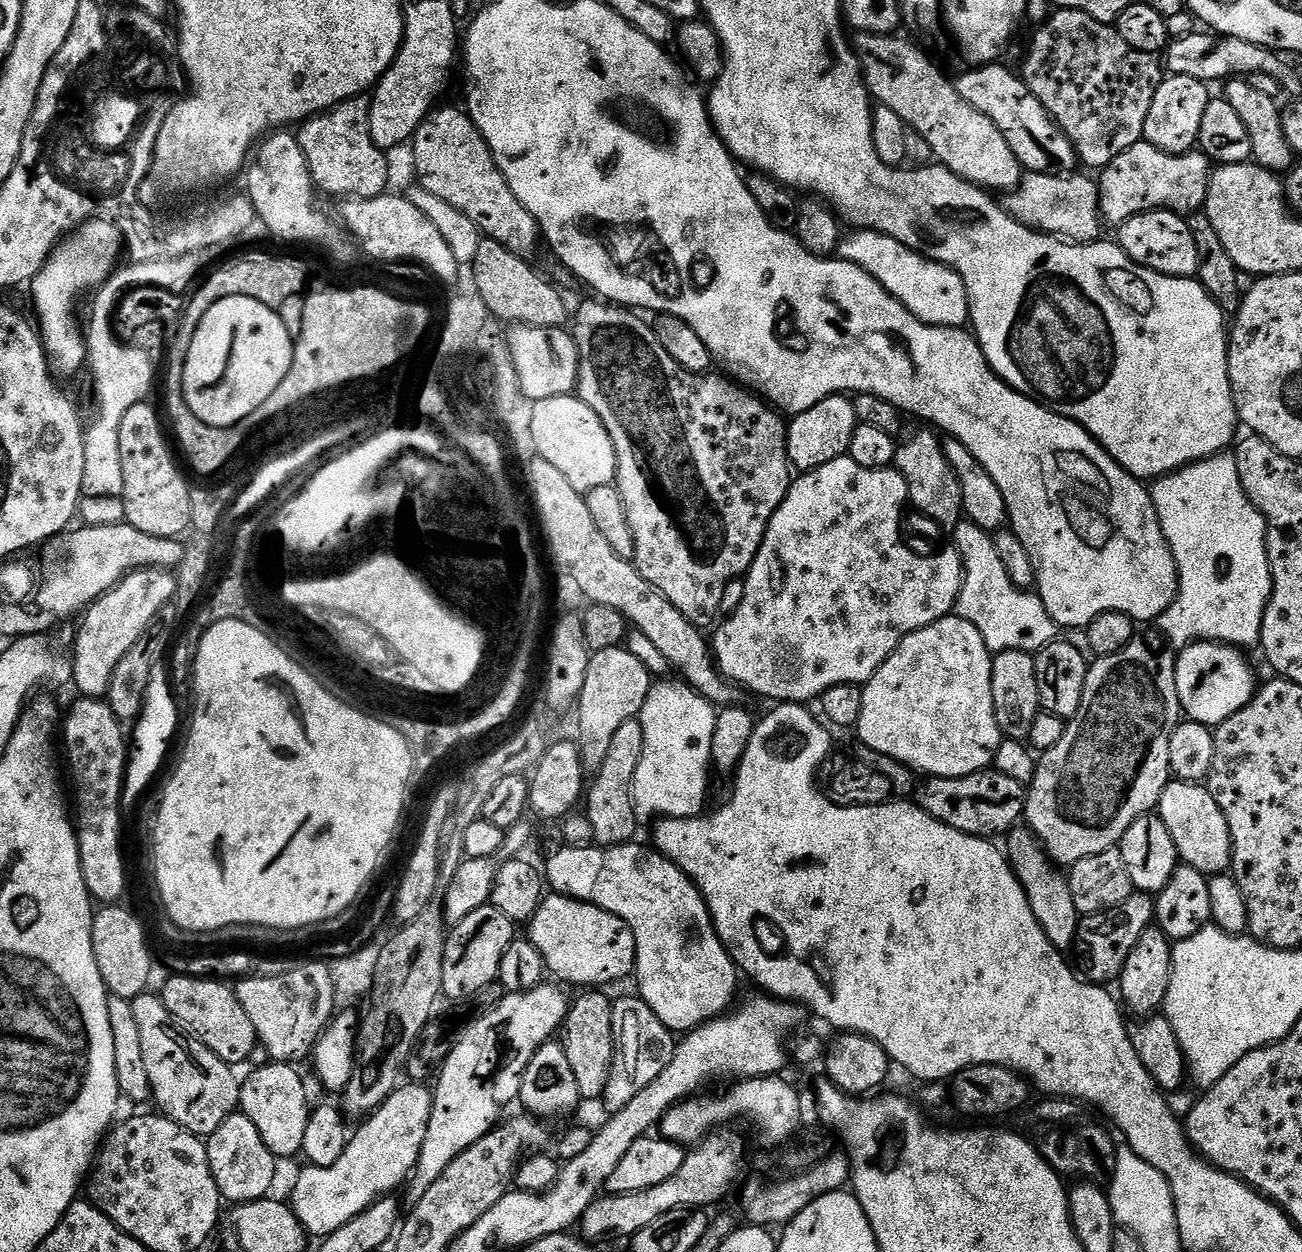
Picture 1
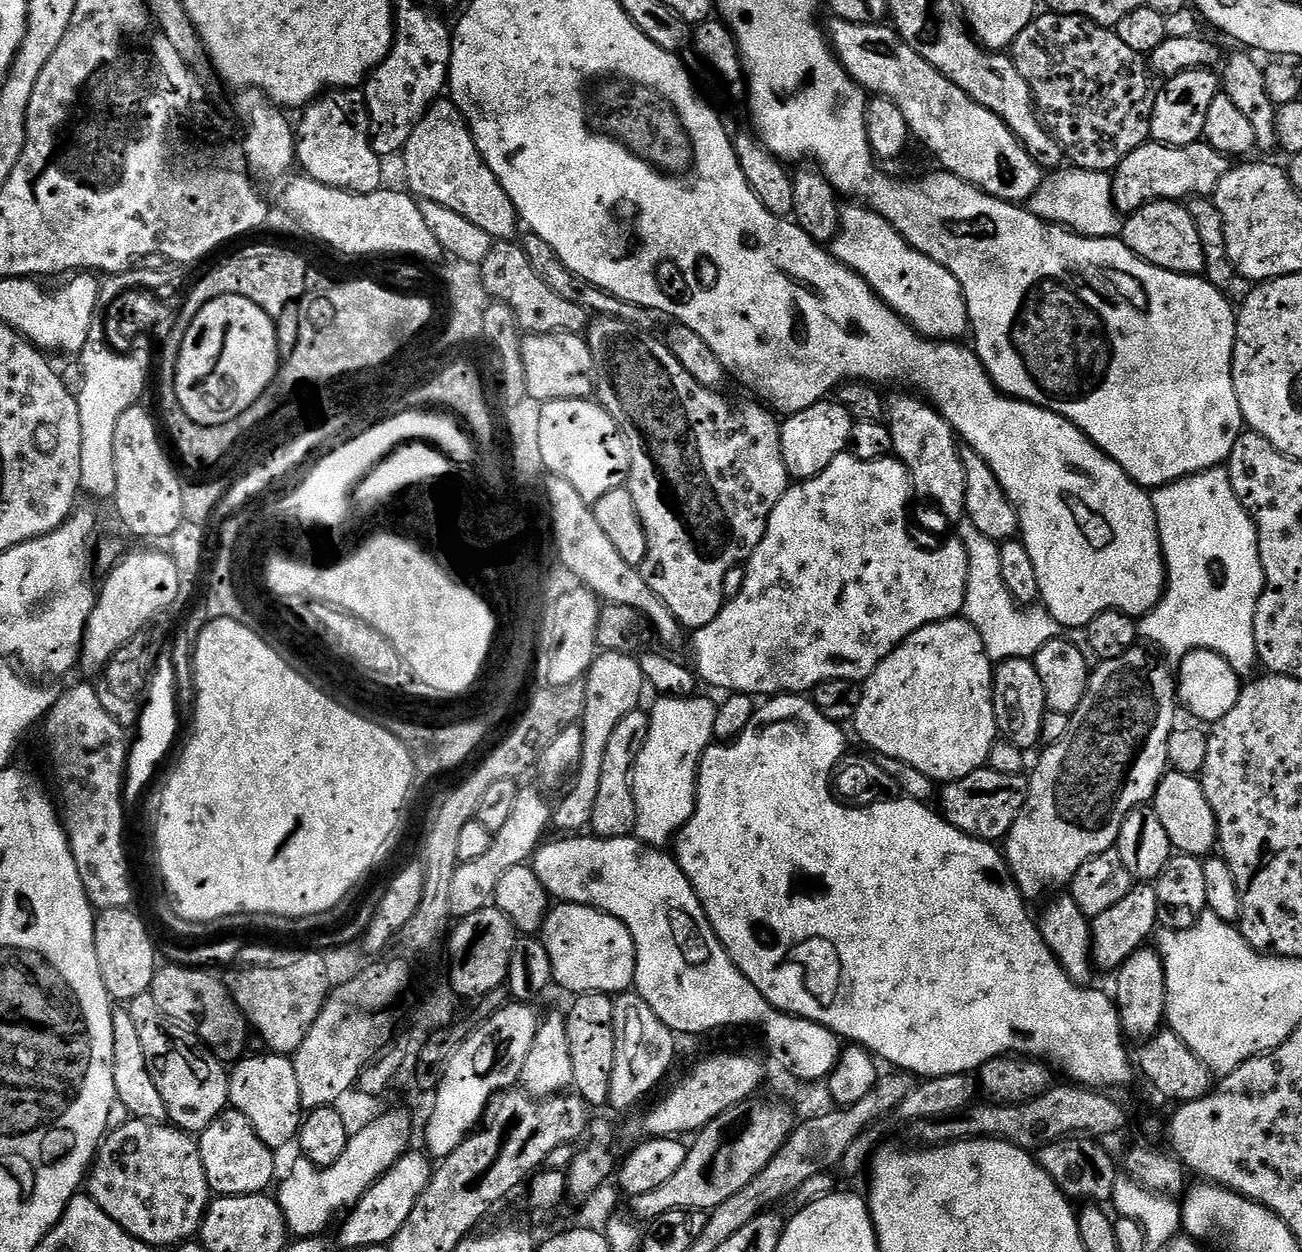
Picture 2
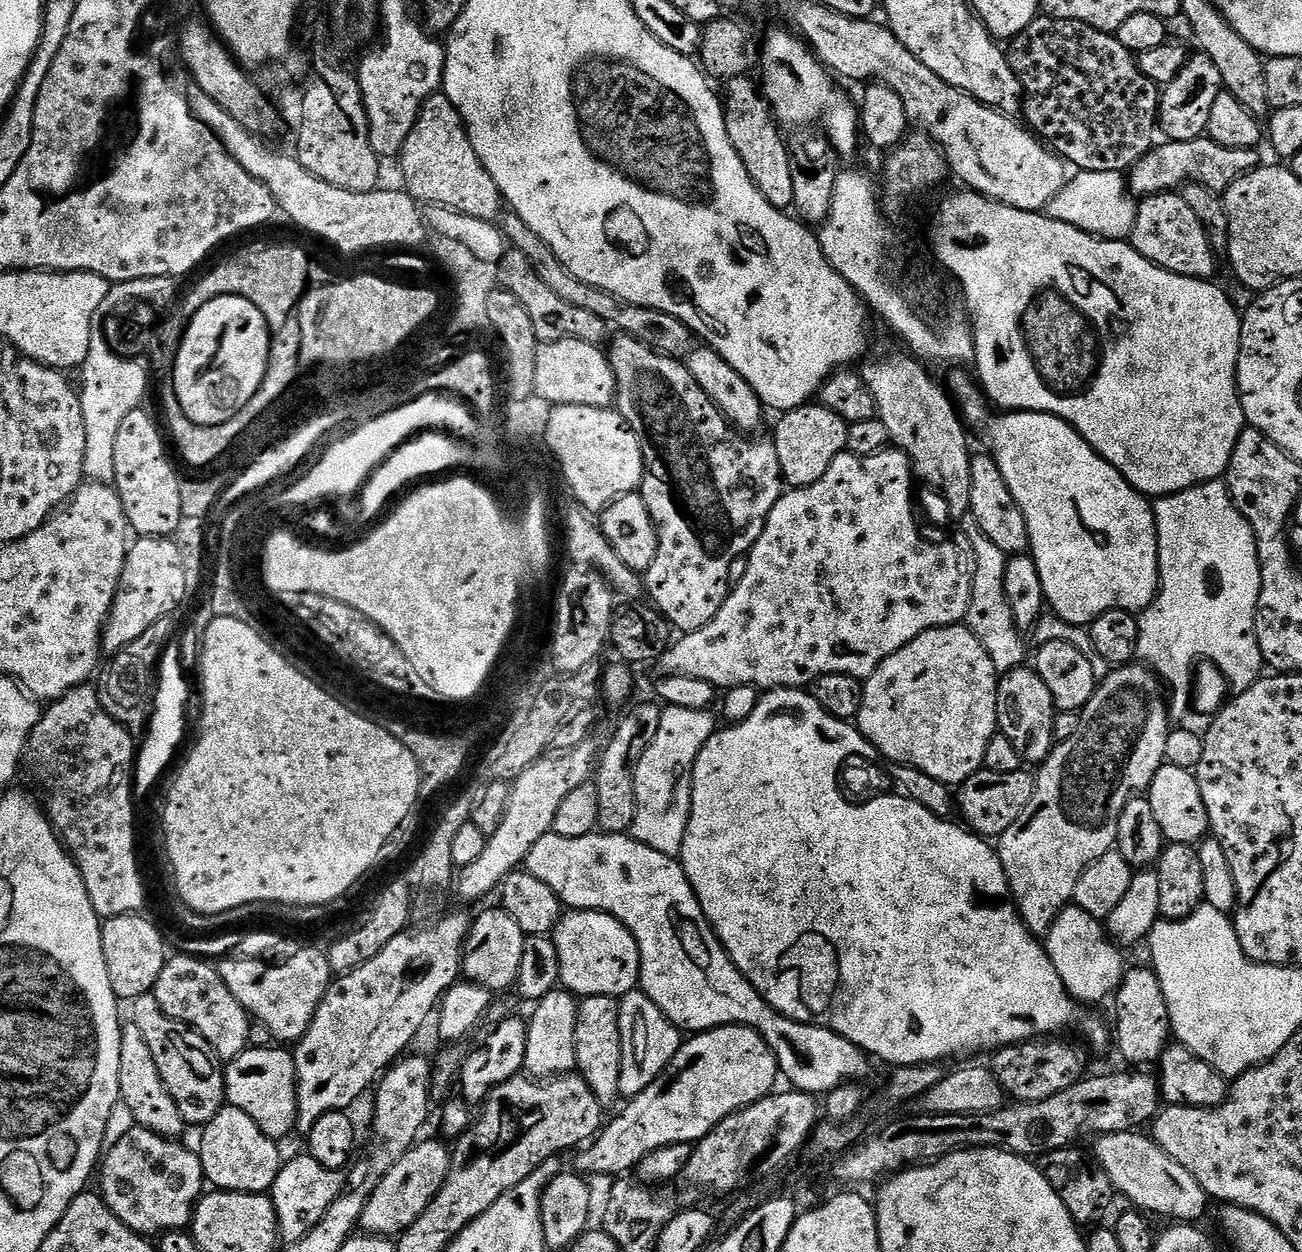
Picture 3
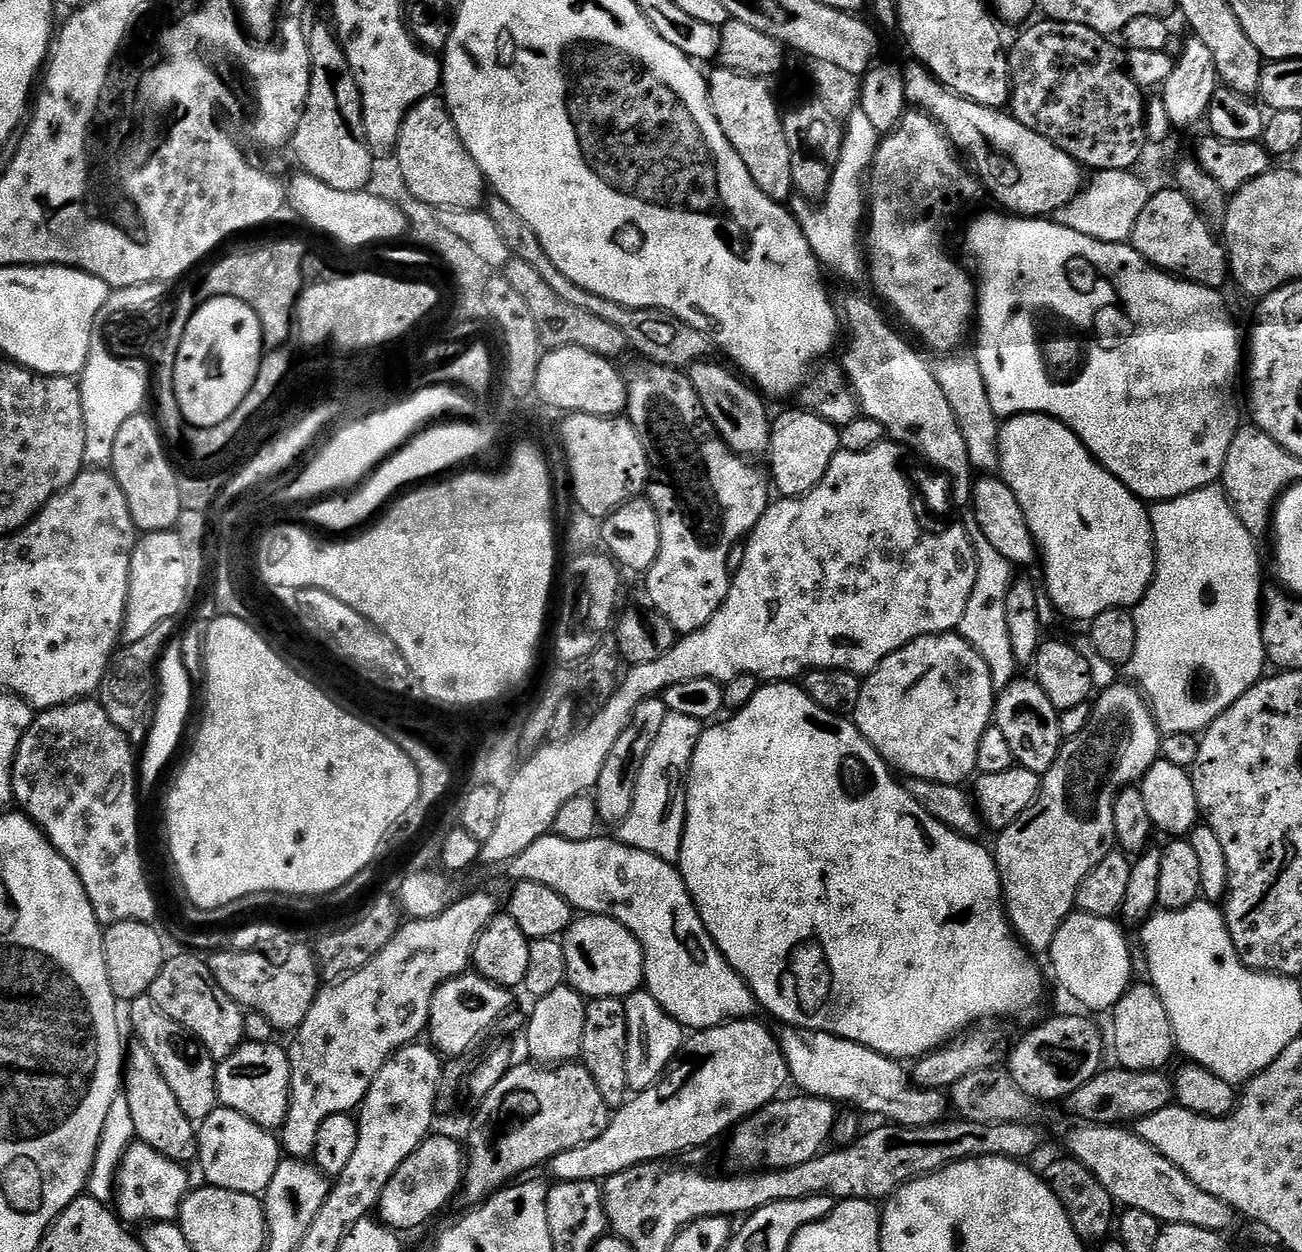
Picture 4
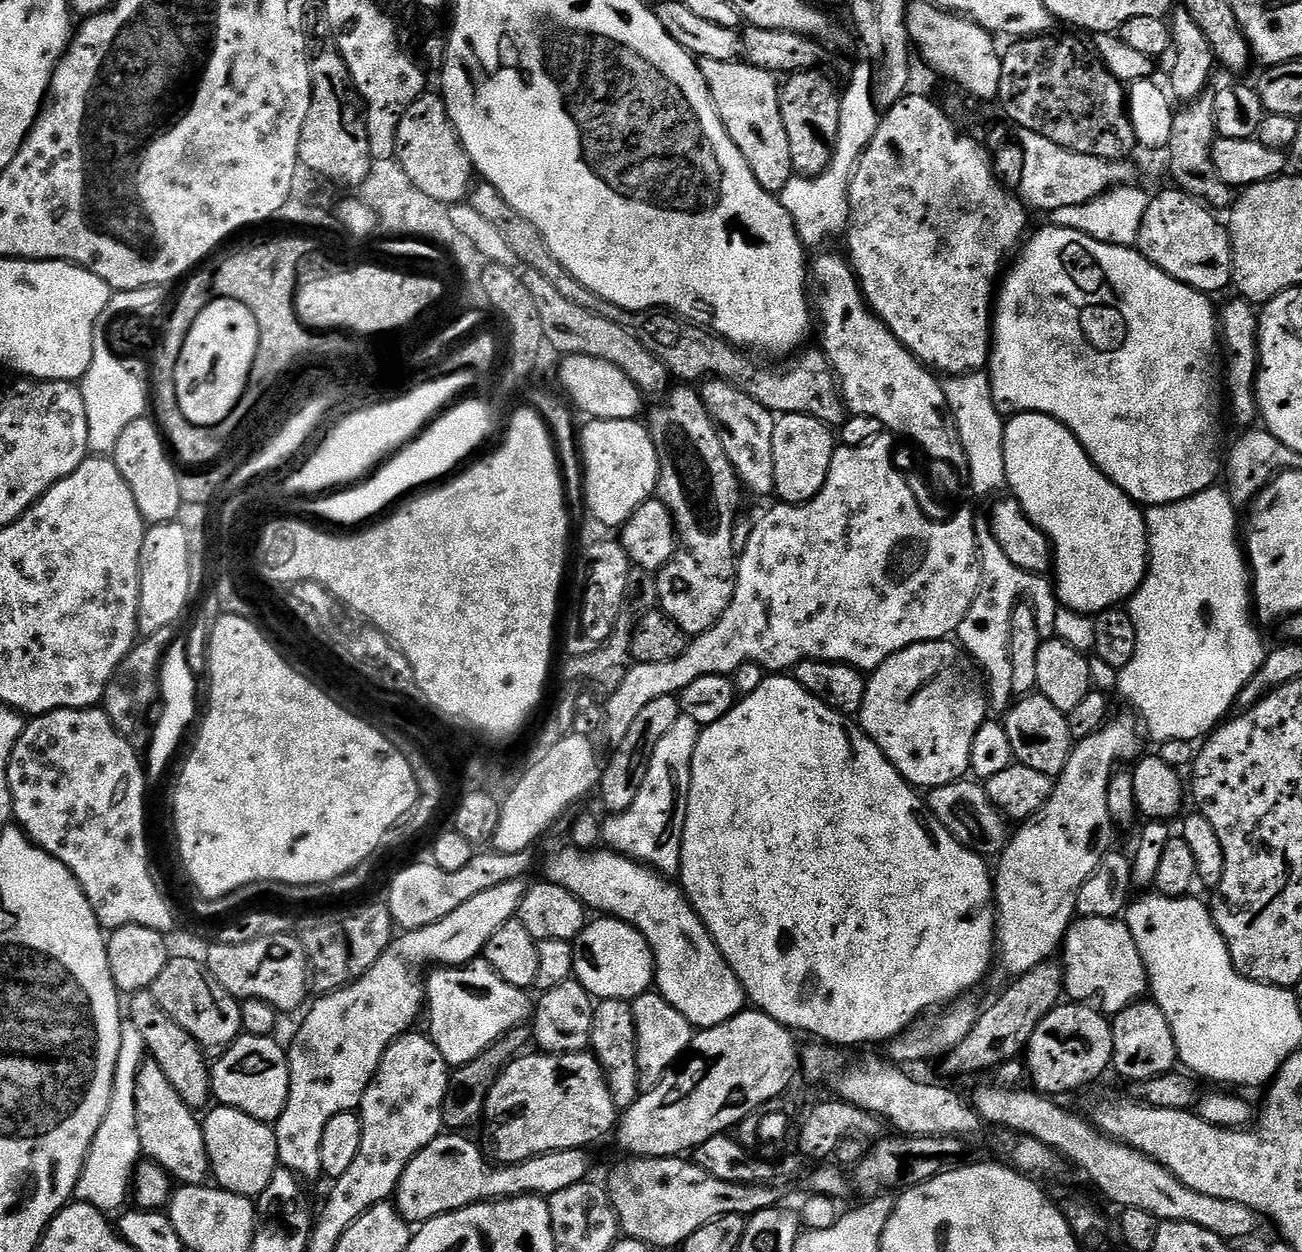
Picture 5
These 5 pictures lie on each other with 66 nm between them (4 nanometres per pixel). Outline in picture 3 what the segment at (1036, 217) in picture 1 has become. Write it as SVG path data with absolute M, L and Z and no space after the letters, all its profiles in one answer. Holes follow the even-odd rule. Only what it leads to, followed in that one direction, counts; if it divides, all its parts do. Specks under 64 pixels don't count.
M1081 172L1069 179L1049 202L1046 214L1051 220L1066 222L1078 230L1102 240L1124 240L1131 237L1137 201L1128 191L1128 181L1123 172Z

